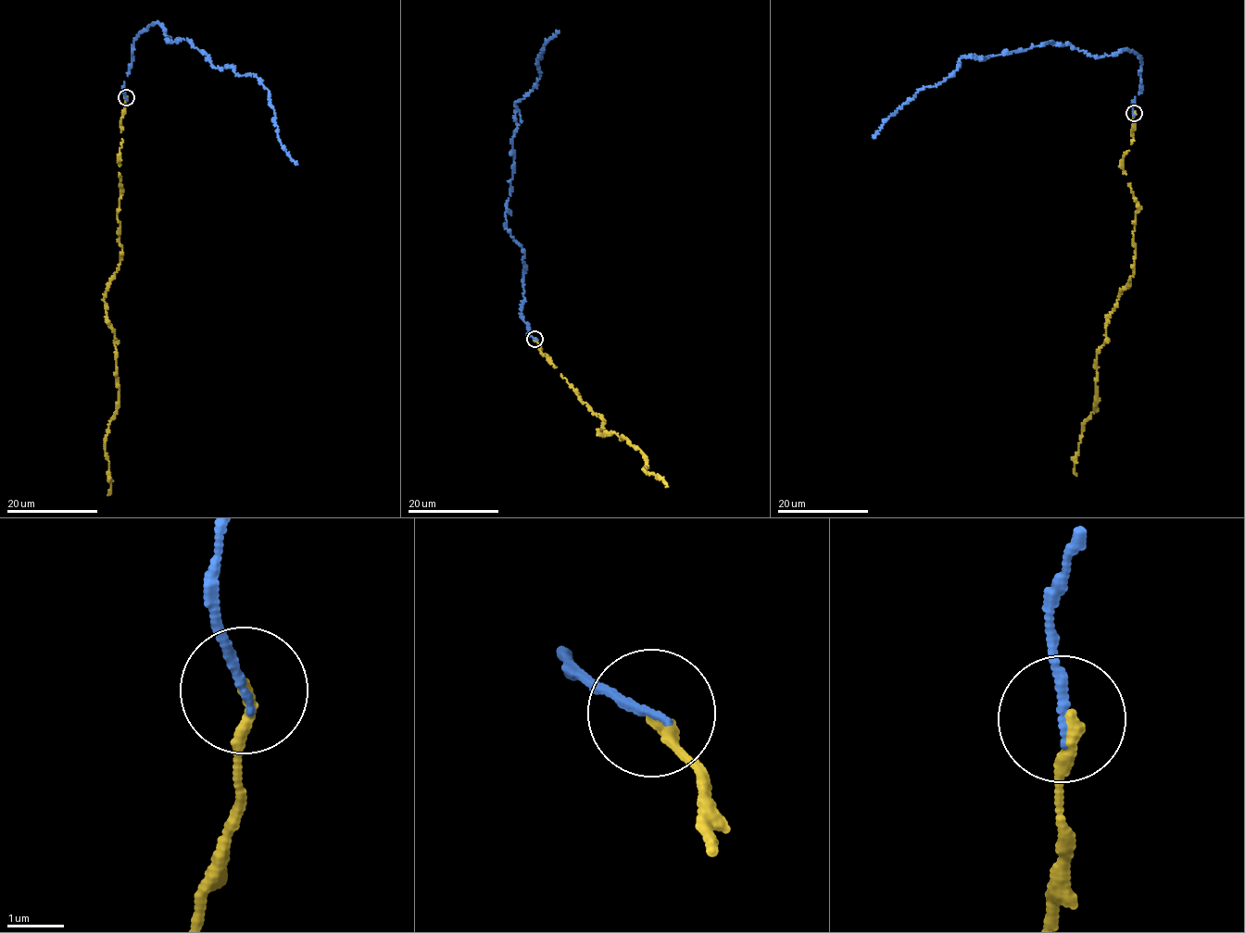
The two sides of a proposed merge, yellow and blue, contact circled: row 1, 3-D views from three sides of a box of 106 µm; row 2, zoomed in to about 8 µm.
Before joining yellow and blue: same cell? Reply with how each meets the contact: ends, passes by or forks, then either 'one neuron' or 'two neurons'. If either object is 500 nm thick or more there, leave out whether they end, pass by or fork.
yellow ends; blue ends; one neuron

